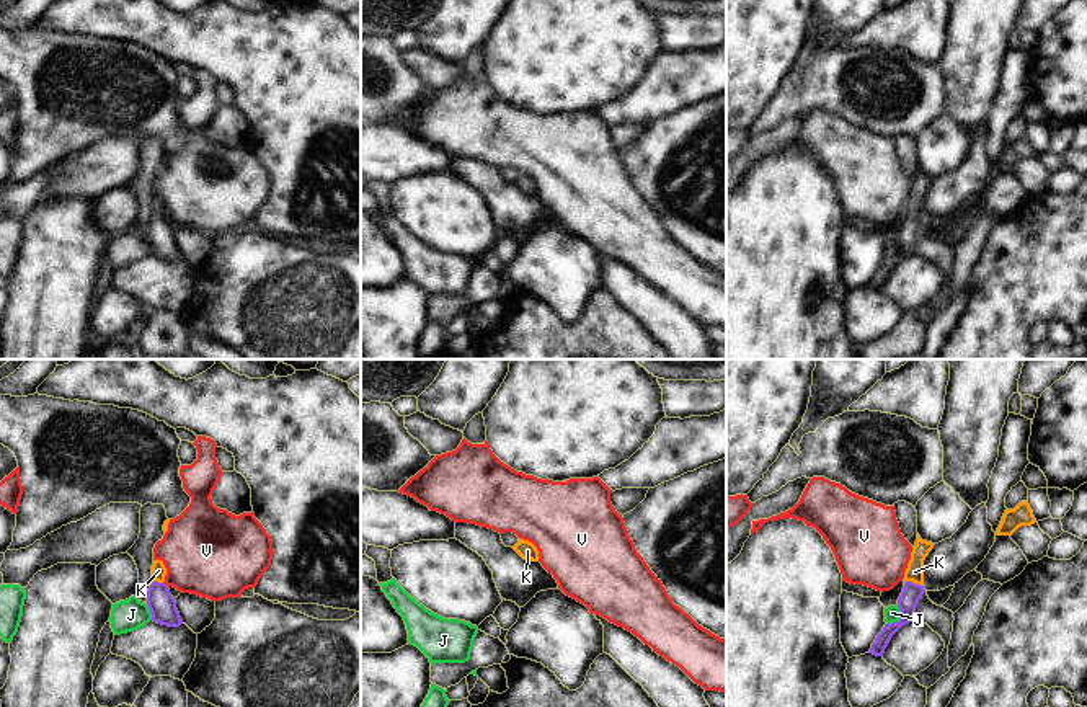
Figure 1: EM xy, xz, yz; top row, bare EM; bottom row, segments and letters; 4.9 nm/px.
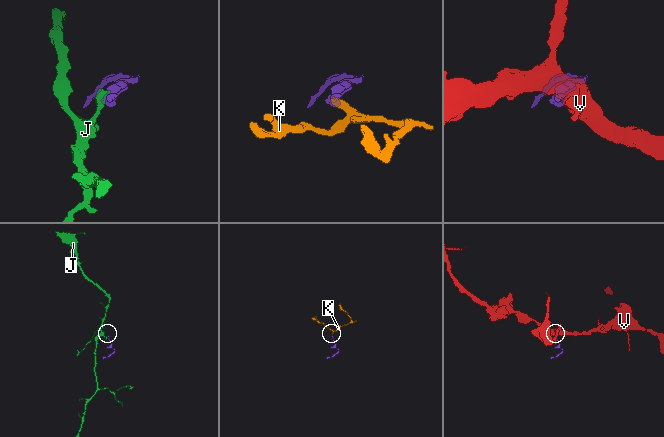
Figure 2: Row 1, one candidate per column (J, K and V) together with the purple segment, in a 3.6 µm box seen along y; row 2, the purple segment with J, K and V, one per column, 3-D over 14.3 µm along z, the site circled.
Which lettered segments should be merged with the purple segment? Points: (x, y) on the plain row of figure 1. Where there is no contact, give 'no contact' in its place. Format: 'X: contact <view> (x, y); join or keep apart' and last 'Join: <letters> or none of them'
J: contact yz (900, 253); keep apart
K: contact yz (911, 216); join
V: contact xy (165, 219); keep apart
Join: K

